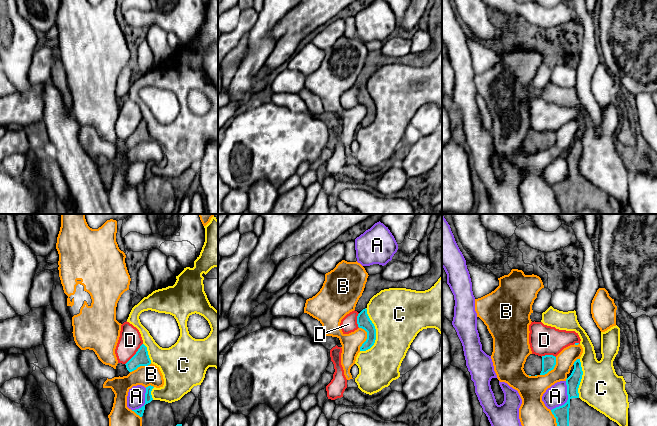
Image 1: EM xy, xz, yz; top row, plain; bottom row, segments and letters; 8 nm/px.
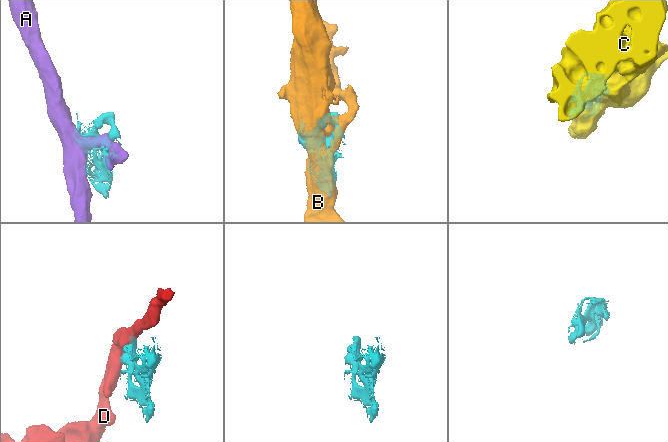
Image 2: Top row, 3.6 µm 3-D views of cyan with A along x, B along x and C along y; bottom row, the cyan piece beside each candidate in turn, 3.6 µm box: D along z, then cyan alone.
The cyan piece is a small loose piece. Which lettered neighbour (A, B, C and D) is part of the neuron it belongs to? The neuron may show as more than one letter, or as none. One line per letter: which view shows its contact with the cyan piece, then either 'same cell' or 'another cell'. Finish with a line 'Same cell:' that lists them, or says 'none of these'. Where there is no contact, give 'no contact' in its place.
A: meets cyan in yz; another cell
B: meets cyan in xz; another cell
C: meets cyan in xz; another cell
D: meets cyan in xy; another cell
Same cell: none of these

